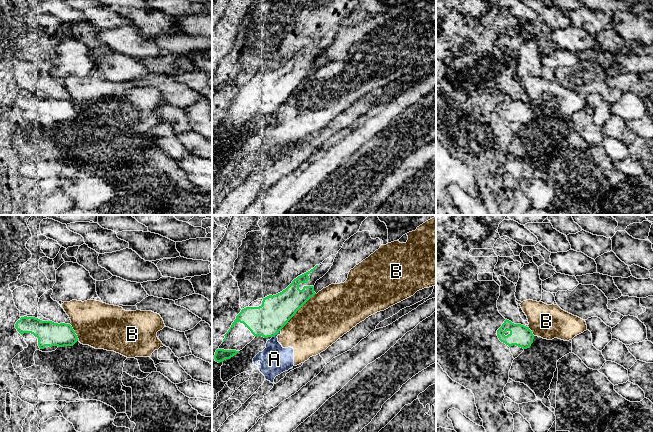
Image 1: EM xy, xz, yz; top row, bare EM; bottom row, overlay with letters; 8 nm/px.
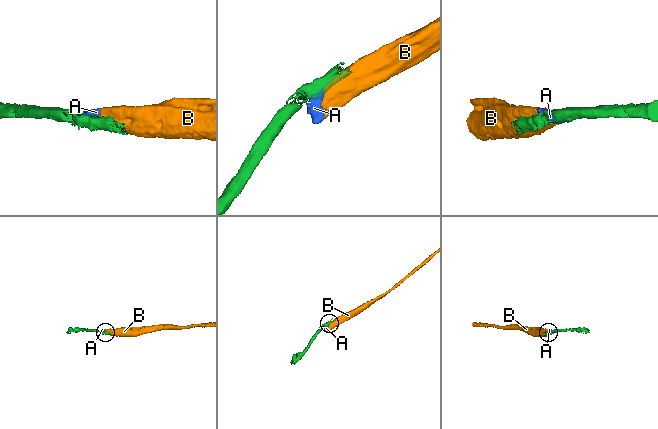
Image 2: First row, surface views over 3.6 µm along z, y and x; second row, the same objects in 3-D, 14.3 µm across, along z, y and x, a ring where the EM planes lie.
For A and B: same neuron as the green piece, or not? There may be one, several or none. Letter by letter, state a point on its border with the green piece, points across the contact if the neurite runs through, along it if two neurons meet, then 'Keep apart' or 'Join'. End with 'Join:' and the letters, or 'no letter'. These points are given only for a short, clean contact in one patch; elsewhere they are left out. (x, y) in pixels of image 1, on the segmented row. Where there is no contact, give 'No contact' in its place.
A: Touches green at xz (276, 333). Boundary: xz (280, 329), (272, 337). Keep apart
B: Touches green at xz (297, 310). Keep apart
Join: no letter

